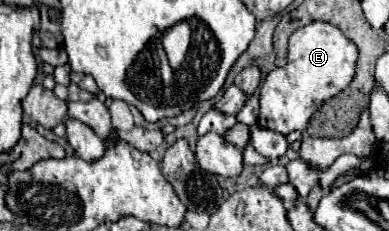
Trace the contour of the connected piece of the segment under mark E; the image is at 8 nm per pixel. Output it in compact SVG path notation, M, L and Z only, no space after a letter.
M312 21L306 27L296 29L290 37L288 65L270 71L260 87L258 125L282 135L304 131L320 105L350 85L356 71L356 59L356 45L338 27L324 21Z

